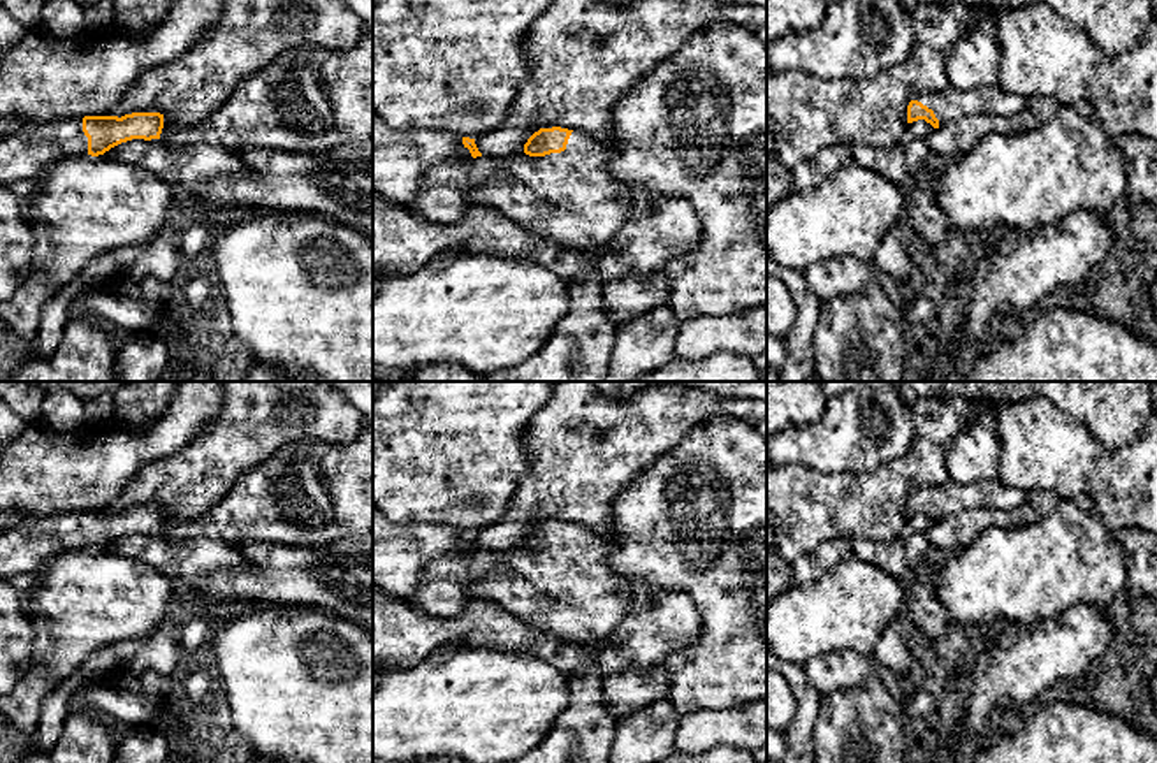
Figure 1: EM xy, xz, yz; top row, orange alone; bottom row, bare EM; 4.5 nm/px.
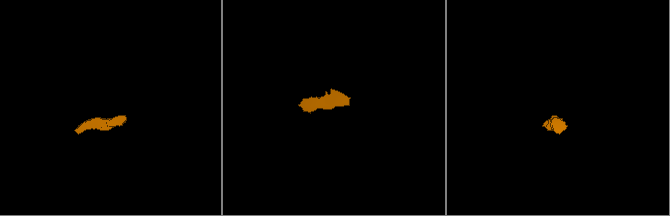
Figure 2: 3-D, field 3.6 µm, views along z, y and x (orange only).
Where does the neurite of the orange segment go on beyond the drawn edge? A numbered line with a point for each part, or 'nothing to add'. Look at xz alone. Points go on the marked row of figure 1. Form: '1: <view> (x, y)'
1: xz (568, 197)

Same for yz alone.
1: yz (950, 104)

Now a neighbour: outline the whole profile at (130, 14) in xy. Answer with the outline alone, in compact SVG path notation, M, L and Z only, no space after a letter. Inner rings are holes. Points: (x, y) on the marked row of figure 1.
M113 0L114 23L123 30L146 30L158 23L174 0Z

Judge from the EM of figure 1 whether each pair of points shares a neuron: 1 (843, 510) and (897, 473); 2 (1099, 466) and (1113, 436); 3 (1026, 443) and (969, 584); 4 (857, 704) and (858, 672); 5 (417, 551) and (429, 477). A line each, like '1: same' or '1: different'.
1: same
2: different
3: different
4: different
5: different

